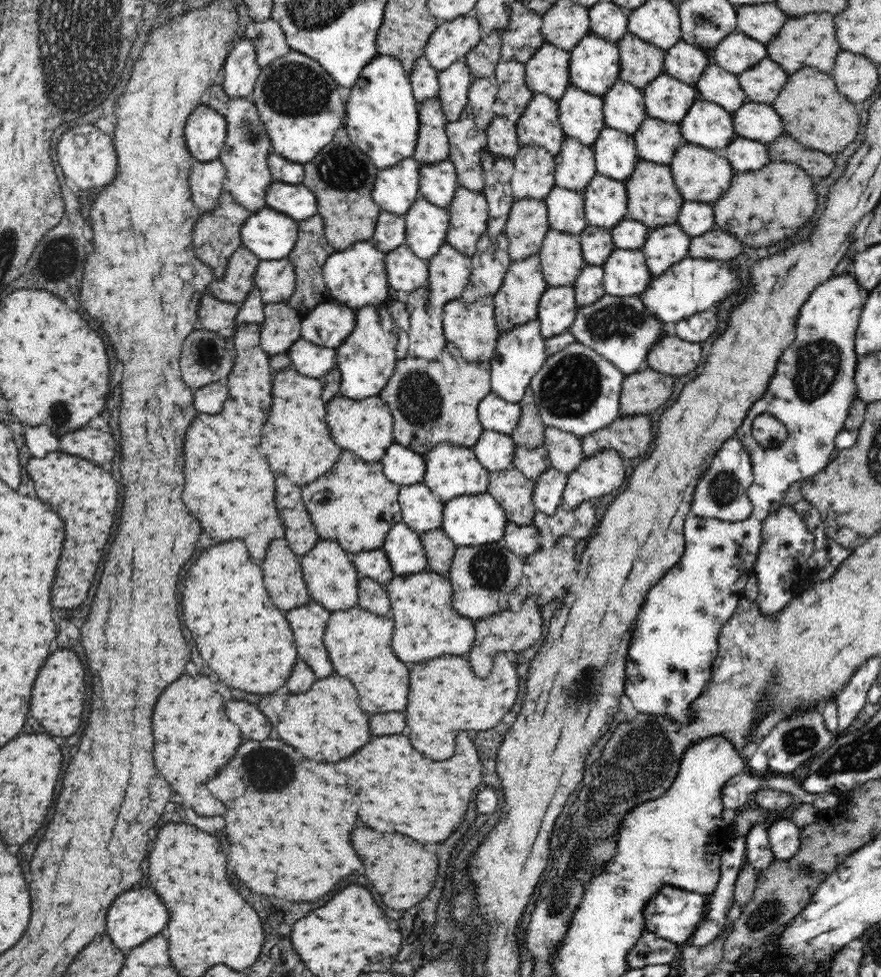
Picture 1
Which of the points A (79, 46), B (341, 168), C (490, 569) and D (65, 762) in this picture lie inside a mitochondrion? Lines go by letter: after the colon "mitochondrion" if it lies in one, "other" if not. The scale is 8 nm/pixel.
A: mitochondrion
B: mitochondrion
C: mitochondrion
D: other

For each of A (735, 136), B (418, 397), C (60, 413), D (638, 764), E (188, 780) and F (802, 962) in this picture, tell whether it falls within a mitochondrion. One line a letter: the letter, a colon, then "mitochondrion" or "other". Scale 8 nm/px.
A: other
B: mitochondrion
C: mitochondrion
D: mitochondrion
E: other
F: other

